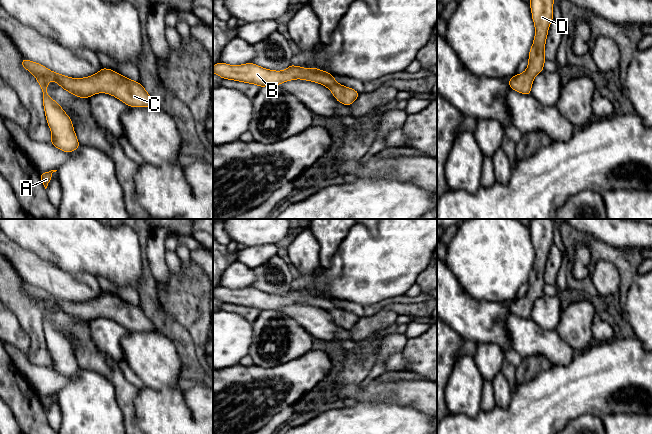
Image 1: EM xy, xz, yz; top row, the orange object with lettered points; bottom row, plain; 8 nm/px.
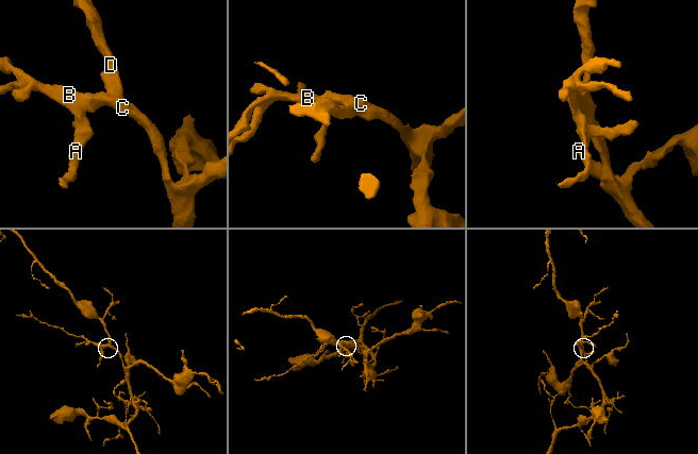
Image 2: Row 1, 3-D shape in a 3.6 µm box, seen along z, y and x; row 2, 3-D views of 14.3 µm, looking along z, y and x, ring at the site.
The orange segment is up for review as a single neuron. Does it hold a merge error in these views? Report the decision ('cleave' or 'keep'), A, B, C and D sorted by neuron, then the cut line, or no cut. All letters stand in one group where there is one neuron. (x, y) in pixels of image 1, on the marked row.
keep; A B C D; no cut

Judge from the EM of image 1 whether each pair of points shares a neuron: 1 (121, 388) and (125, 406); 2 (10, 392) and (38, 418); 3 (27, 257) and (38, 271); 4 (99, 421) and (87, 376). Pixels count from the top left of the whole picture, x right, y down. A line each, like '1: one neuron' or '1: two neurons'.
1: one neuron
2: one neuron
3: one neuron
4: one neuron

